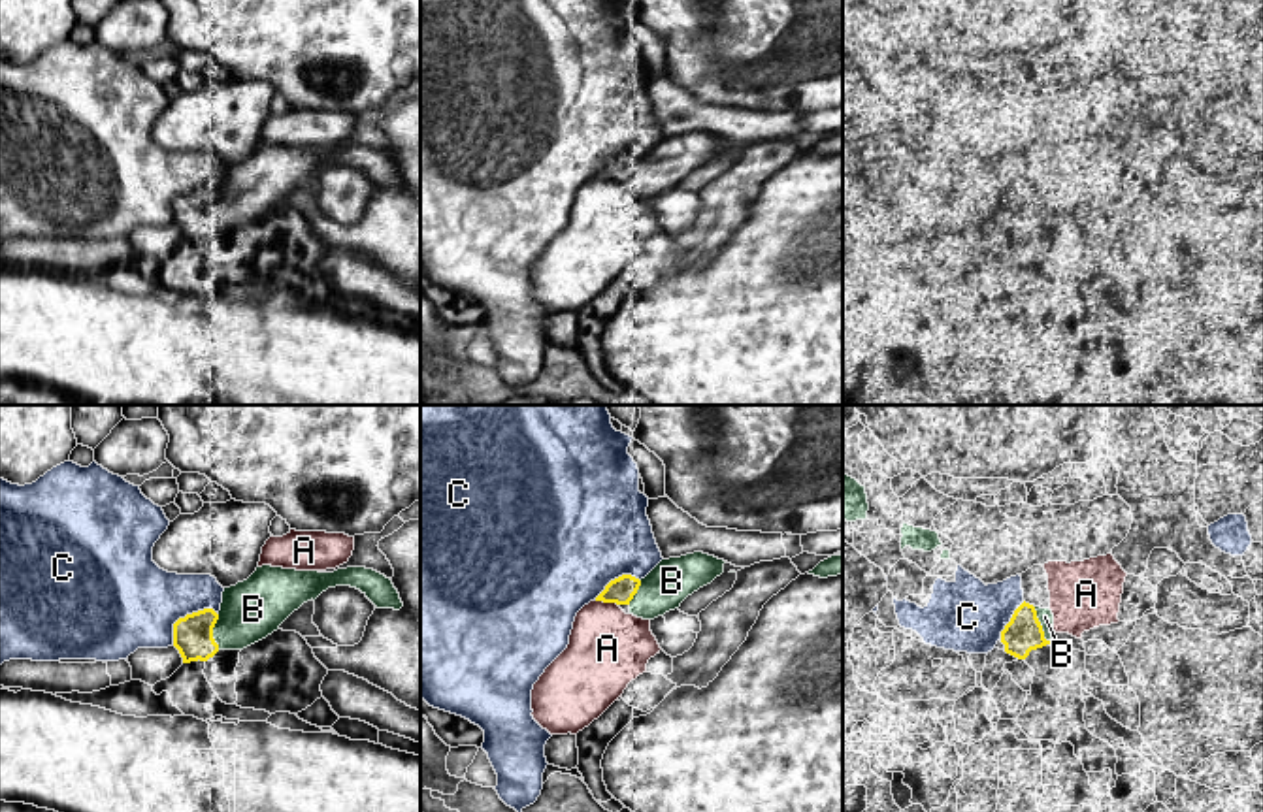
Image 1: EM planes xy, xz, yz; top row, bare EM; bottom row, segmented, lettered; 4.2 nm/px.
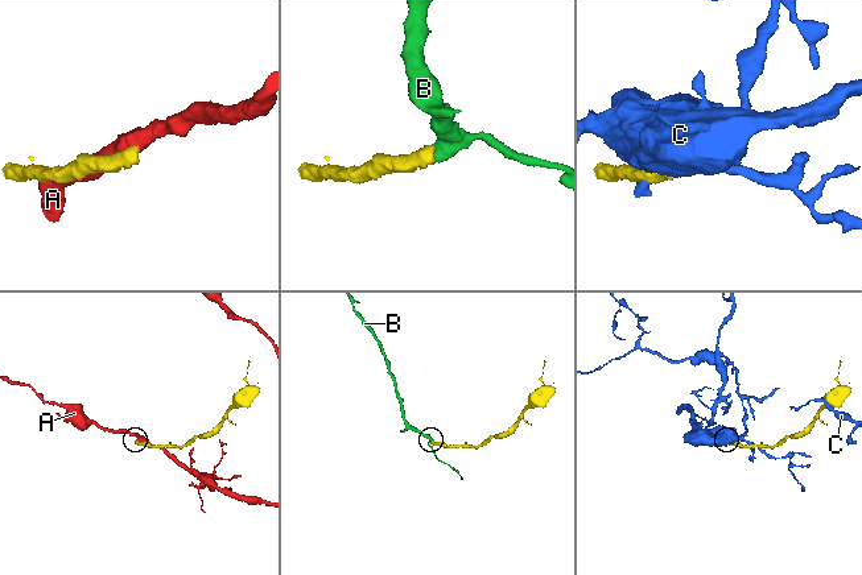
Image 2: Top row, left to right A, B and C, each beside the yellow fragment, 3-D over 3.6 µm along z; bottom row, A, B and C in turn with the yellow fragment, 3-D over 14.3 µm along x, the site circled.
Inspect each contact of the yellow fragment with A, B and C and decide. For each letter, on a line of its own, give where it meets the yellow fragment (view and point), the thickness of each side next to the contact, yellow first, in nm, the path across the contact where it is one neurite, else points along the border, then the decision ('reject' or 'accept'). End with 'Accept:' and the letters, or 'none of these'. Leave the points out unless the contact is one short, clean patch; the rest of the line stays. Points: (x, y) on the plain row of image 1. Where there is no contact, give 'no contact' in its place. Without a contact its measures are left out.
A: xz (607, 179) | 120/340 nm | reject
B: yz (1039, 202) | 160/70 nm | accept
C: xy (187, 193) | 180/380 nm | reject
Accept: B

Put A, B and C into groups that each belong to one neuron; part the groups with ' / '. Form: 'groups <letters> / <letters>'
groups A / B / C

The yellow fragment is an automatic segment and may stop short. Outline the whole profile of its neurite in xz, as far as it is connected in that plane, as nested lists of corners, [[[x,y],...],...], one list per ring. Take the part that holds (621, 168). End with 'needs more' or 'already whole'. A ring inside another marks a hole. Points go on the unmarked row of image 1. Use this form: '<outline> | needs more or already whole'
[[[703,130],[662,138],[641,158],[632,153],[611,158],[596,179],[628,183],[630,192],[654,198],[679,187],[688,173],[720,154],[724,141]]] | needs more

